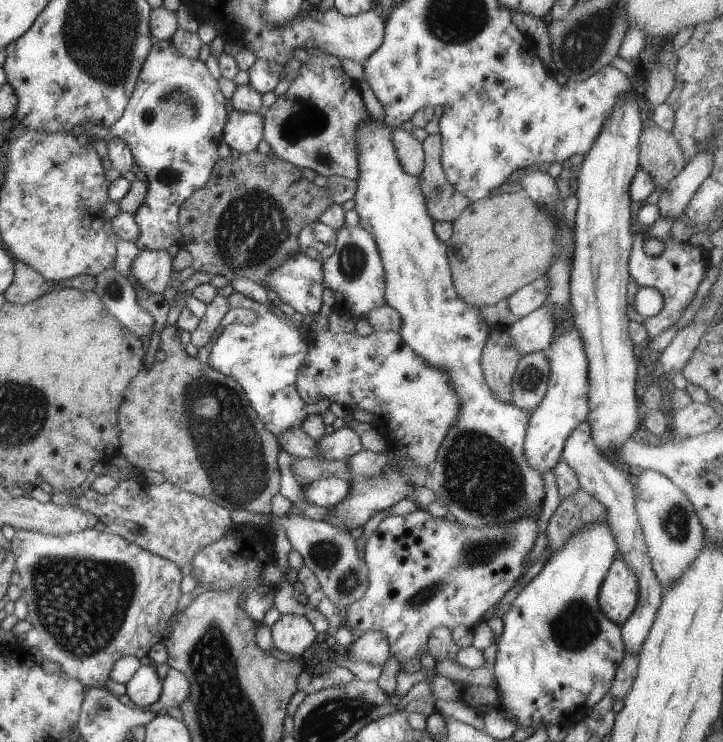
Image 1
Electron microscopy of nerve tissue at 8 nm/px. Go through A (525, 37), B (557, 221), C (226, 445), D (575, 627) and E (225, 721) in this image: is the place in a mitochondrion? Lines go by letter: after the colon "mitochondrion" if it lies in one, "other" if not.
A: other
B: other
C: mitochondrion
D: mitochondrion
E: mitochondrion

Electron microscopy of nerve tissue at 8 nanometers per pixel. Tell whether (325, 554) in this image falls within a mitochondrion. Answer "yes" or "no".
yes

